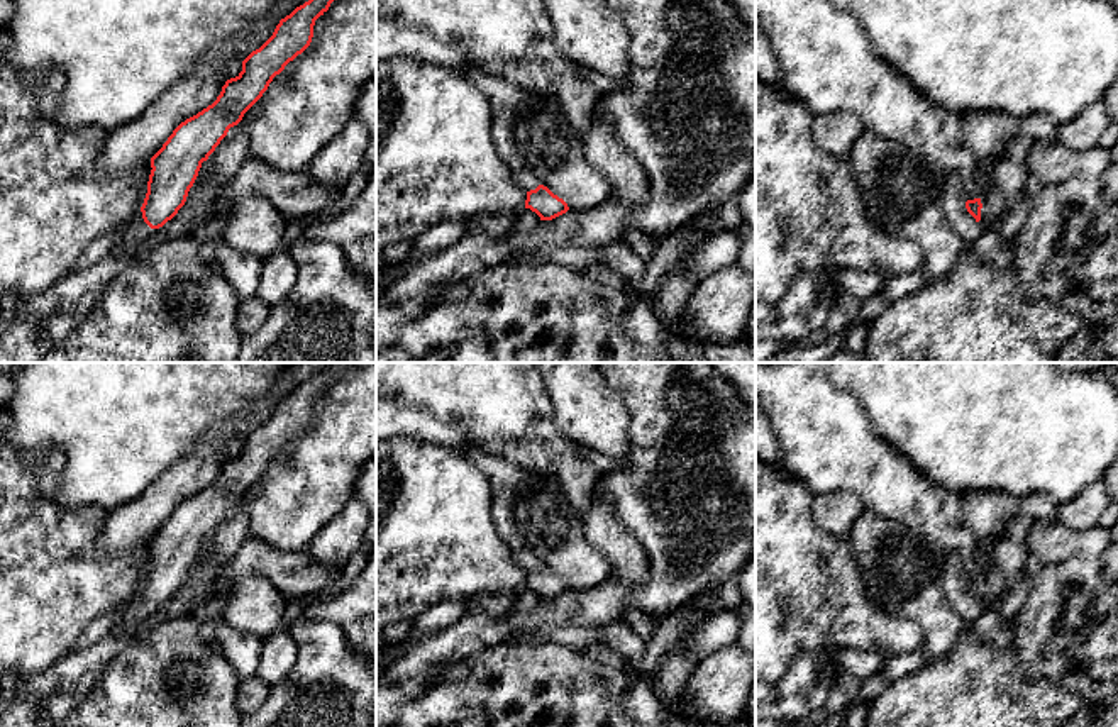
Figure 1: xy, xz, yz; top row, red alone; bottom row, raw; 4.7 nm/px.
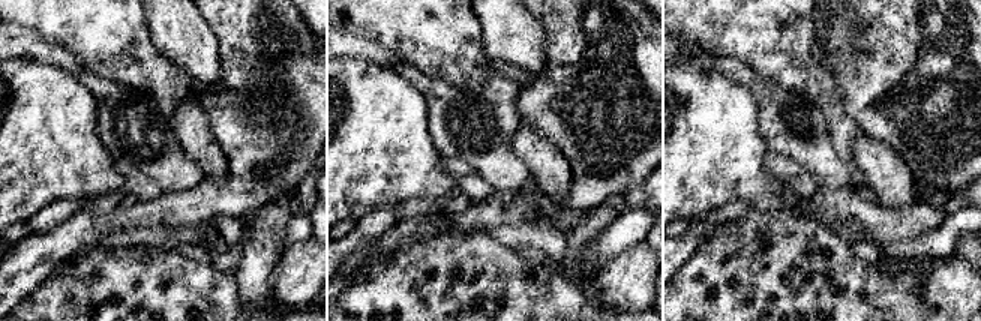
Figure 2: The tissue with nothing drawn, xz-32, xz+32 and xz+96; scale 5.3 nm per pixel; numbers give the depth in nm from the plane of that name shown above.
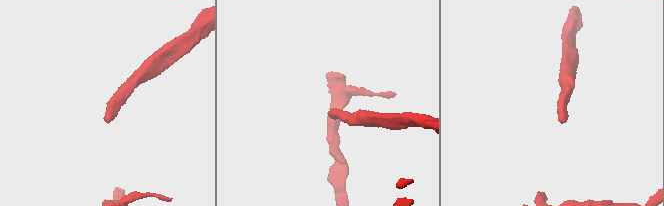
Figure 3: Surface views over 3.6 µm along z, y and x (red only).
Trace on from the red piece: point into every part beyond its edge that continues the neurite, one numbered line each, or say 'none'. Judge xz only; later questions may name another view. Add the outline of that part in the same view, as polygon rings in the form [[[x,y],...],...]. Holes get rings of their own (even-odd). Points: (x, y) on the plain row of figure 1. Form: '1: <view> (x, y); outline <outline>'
1: xz (525, 560); outline [[[529,549],[512,551],[512,559],[523,571],[535,569],[540,564],[535,554]]]

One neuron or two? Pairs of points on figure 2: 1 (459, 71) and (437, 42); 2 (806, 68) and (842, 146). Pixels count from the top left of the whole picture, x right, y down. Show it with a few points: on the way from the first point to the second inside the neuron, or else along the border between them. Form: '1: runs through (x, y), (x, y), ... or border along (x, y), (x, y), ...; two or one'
1: runs through (458, 63), (444, 50); one
2: runs through (819, 87), (830, 99), (842, 126); one

